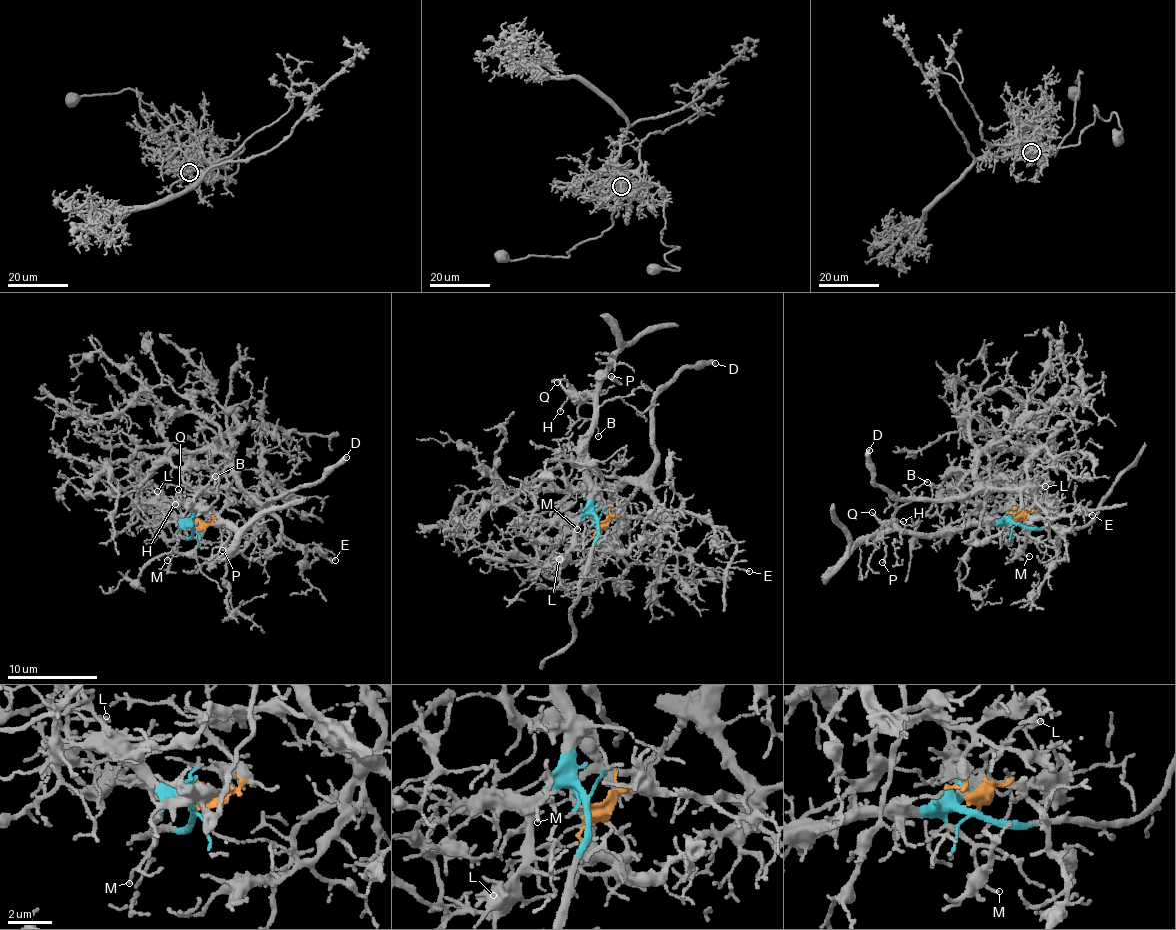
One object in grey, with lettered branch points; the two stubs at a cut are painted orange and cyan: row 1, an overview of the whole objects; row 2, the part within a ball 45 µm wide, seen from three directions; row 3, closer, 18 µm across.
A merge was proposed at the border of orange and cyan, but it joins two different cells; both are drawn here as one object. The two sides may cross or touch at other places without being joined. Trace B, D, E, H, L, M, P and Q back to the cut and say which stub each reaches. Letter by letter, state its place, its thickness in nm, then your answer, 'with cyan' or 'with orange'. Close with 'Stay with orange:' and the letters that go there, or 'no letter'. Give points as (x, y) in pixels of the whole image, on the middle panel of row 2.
B: at (598, 436); 100 nm thick; with cyan
D: at (715, 363); 400 nm thick; with orange
E: at (749, 571); 110 nm thick; with orange
H: at (560, 411); 130 nm thick; with cyan
L: at (559, 559); 150 nm thick; with cyan
M: at (577, 529); 130 nm thick; with cyan
P: at (611, 376); 120 nm thick; with cyan
Q: at (557, 382); 110 nm thick; with cyan
Stay with orange: D, E

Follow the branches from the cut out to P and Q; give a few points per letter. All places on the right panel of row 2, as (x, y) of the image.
P: (1020, 523), (970, 523), (934, 533), (884, 531), (879, 536), (885, 545), (881, 562)
Q: (1020, 523), (970, 523), (934, 533), (899, 531), (872, 513)

